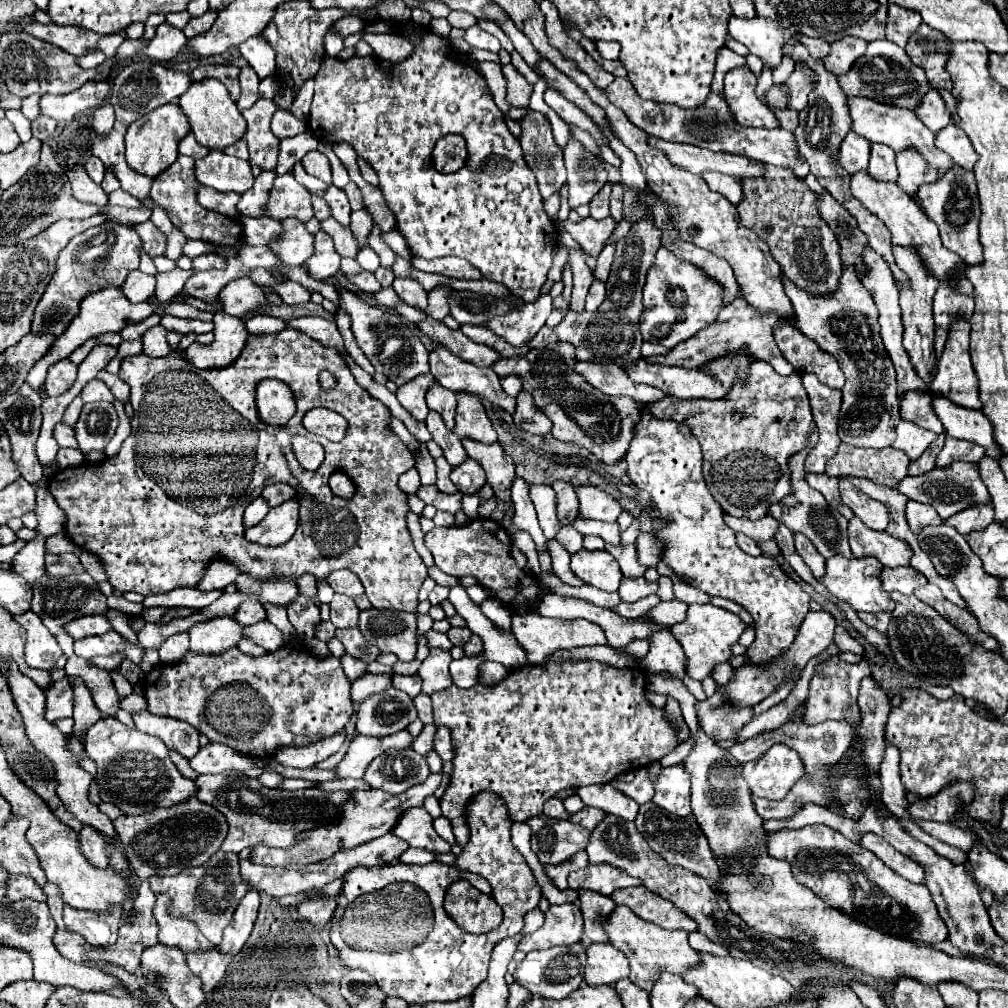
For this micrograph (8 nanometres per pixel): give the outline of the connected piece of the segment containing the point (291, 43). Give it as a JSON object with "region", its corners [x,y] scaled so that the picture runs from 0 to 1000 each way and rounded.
{"region":[[[286,1],[278,5],[270,17],[270,21],[262,27],[260,37],[274,51],[274,66],[284,68],[290,76],[290,82],[298,86],[304,78],[312,76],[317,68],[317,61],[323,57],[321,53],[321,33],[325,27],[337,17],[345,15],[341,9],[310,9],[306,1]]]}

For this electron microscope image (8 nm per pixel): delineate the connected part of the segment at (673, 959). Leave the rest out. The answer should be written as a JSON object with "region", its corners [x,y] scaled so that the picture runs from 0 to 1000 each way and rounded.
{"region":[[[611,898],[611,902],[607,904],[607,910],[603,910],[603,914],[595,914],[595,916],[597,916],[597,922],[603,926],[605,936],[615,939],[619,943],[619,947],[623,949],[625,973],[639,983],[647,981],[653,965],[663,963],[669,967],[679,967],[679,963],[692,953],[692,947],[683,938],[683,928],[679,924],[659,924],[653,918],[647,918],[647,916],[635,912],[621,898]]]}

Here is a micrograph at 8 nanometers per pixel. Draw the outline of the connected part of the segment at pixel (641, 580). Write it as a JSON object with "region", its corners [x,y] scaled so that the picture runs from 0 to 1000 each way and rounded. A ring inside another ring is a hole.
{"region":[[[617,572],[613,590],[623,596],[629,598],[641,590],[647,590],[653,586],[653,576],[643,576],[641,572]]]}

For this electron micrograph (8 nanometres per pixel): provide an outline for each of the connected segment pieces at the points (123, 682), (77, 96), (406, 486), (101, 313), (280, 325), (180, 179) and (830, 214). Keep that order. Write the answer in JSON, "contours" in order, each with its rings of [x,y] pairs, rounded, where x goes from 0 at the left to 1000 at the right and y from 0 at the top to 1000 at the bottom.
{"contours":[[[[117,664],[111,666],[111,676],[113,676],[113,682],[115,682],[119,691],[125,691],[125,689],[131,688],[131,680],[127,678],[127,674],[121,668],[117,668]]],[[[87,80],[87,84],[67,92],[67,94],[44,94],[40,98],[40,112],[56,118],[58,122],[69,120],[89,106],[97,106],[105,100],[109,90],[107,80]]],[[[409,463],[409,465],[405,465],[403,469],[399,469],[399,471],[397,471],[397,475],[395,475],[395,483],[397,483],[401,489],[405,489],[405,491],[413,489],[413,487],[417,485],[415,467]]],[[[111,285],[111,287],[97,287],[95,291],[89,291],[87,295],[83,295],[83,299],[79,299],[79,311],[75,313],[75,318],[71,318],[71,322],[67,322],[67,328],[63,328],[63,334],[58,334],[52,342],[52,346],[30,366],[26,378],[32,380],[32,384],[38,388],[40,380],[44,380],[44,374],[46,374],[46,368],[50,362],[54,362],[56,358],[60,356],[65,356],[69,354],[69,350],[73,346],[77,346],[81,340],[85,340],[87,336],[99,332],[99,330],[107,330],[107,328],[119,328],[123,326],[125,322],[129,320],[139,320],[143,318],[147,313],[151,313],[153,309],[157,307],[155,301],[149,301],[149,299],[143,299],[139,303],[131,303],[127,299],[127,295],[123,295],[121,287],[117,285]]],[[[254,313],[250,316],[244,318],[244,326],[246,330],[276,330],[284,324],[284,320],[276,314],[268,314],[268,313]]],[[[179,154],[163,172],[153,178],[151,199],[165,207],[169,219],[188,237],[206,239],[212,243],[232,243],[240,233],[242,225],[238,219],[232,219],[222,213],[206,213],[194,199],[194,176],[192,176],[192,158]]],[[[823,191],[813,193],[813,211],[815,211],[817,219],[827,227],[827,231],[835,243],[835,261],[837,263],[847,261],[849,271],[853,275],[857,269],[853,251],[855,251],[855,245],[859,243],[861,237],[851,227],[847,215],[843,215],[843,211]]]]}

